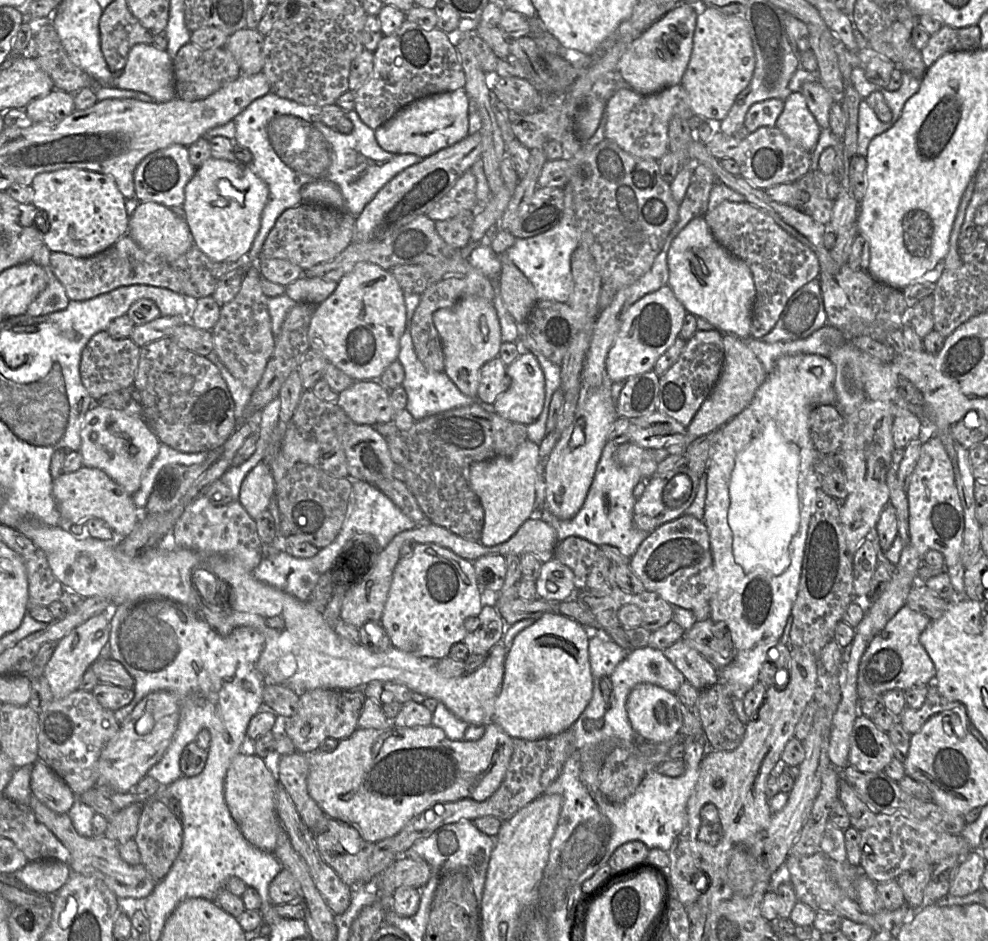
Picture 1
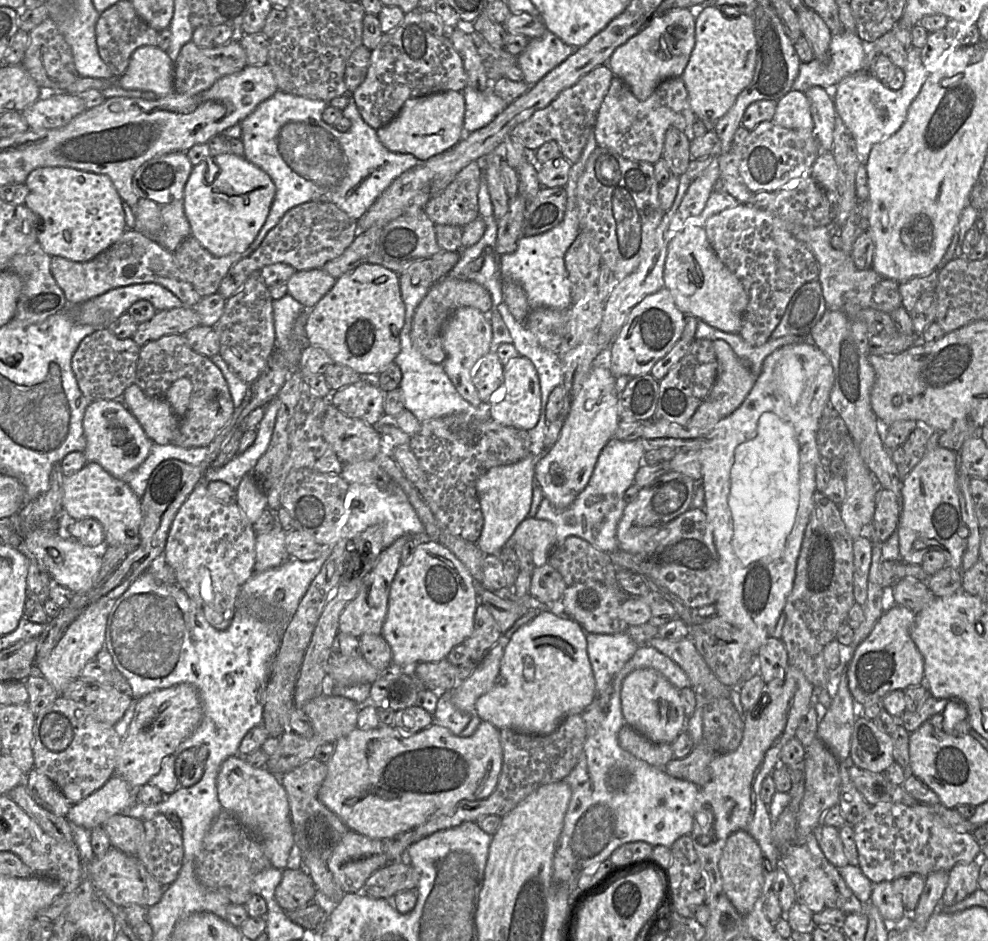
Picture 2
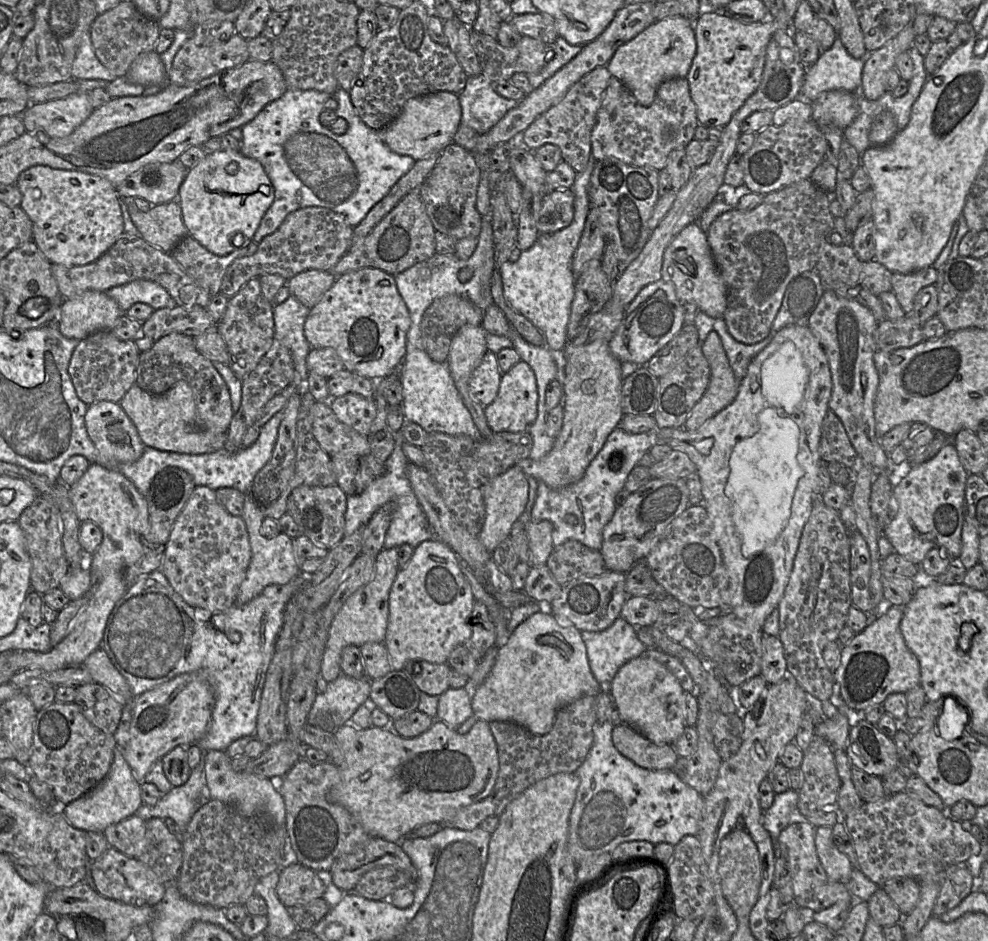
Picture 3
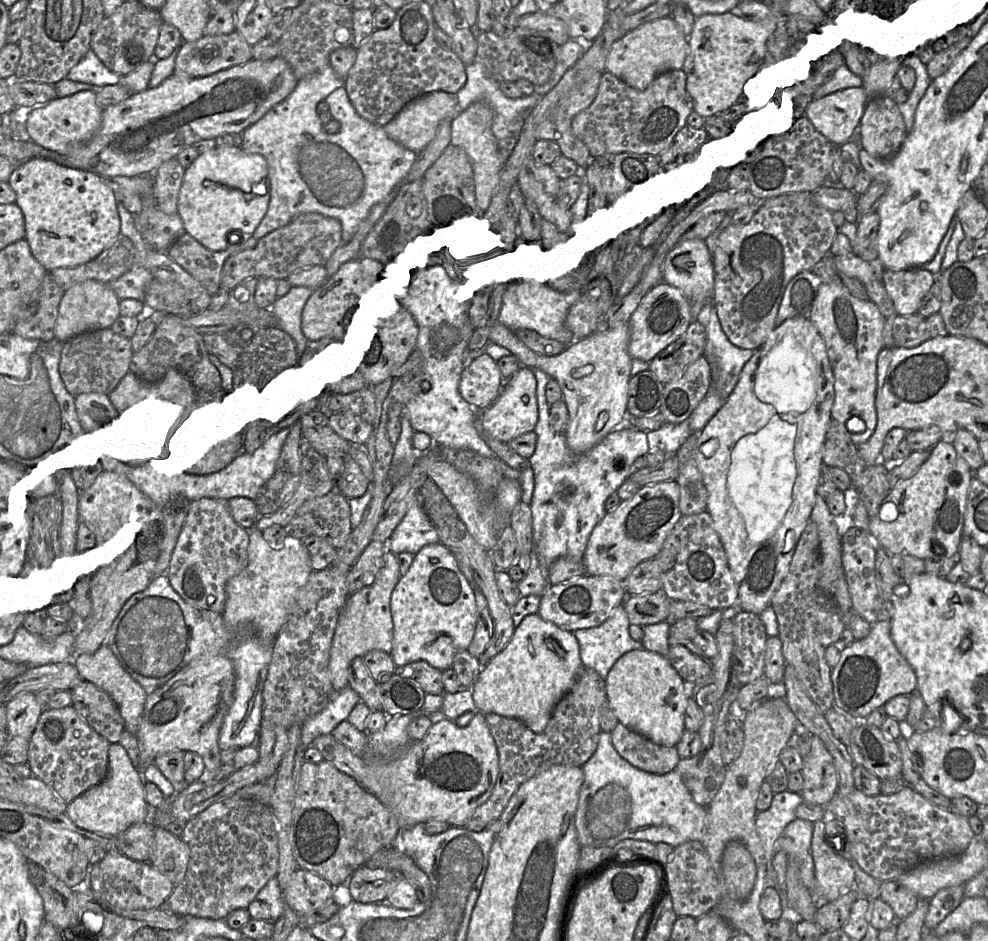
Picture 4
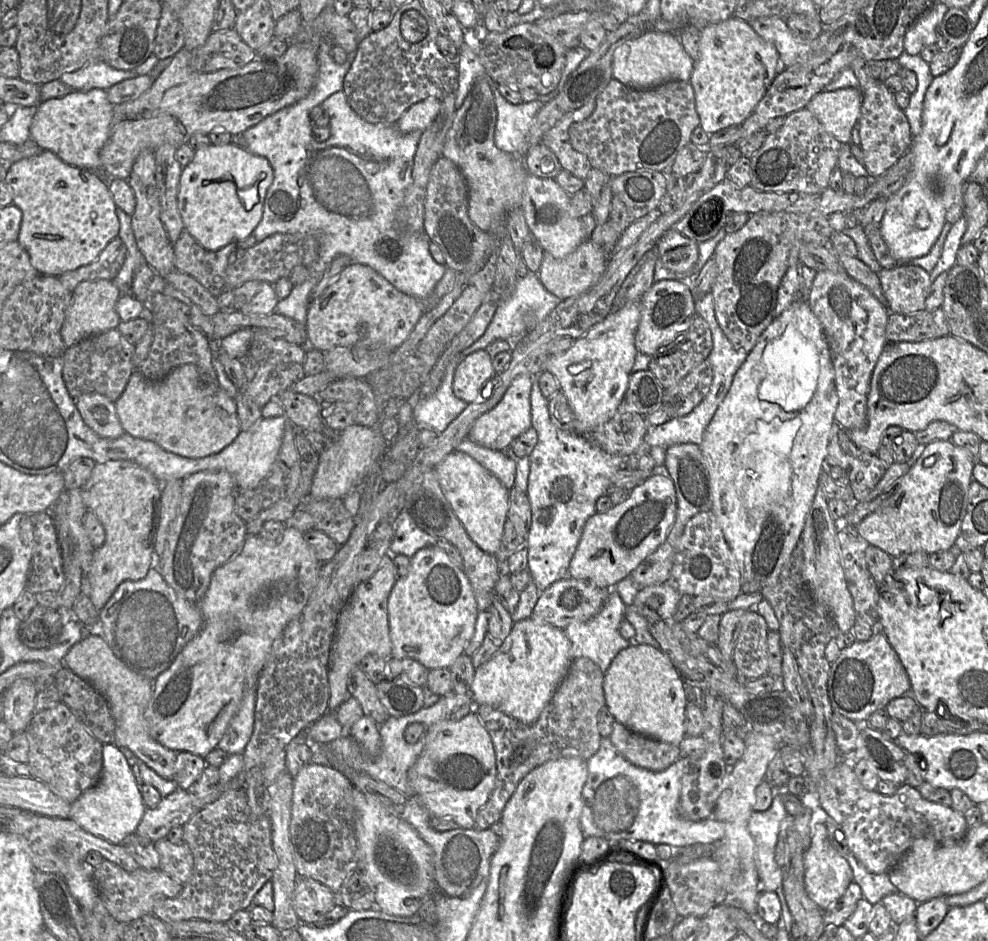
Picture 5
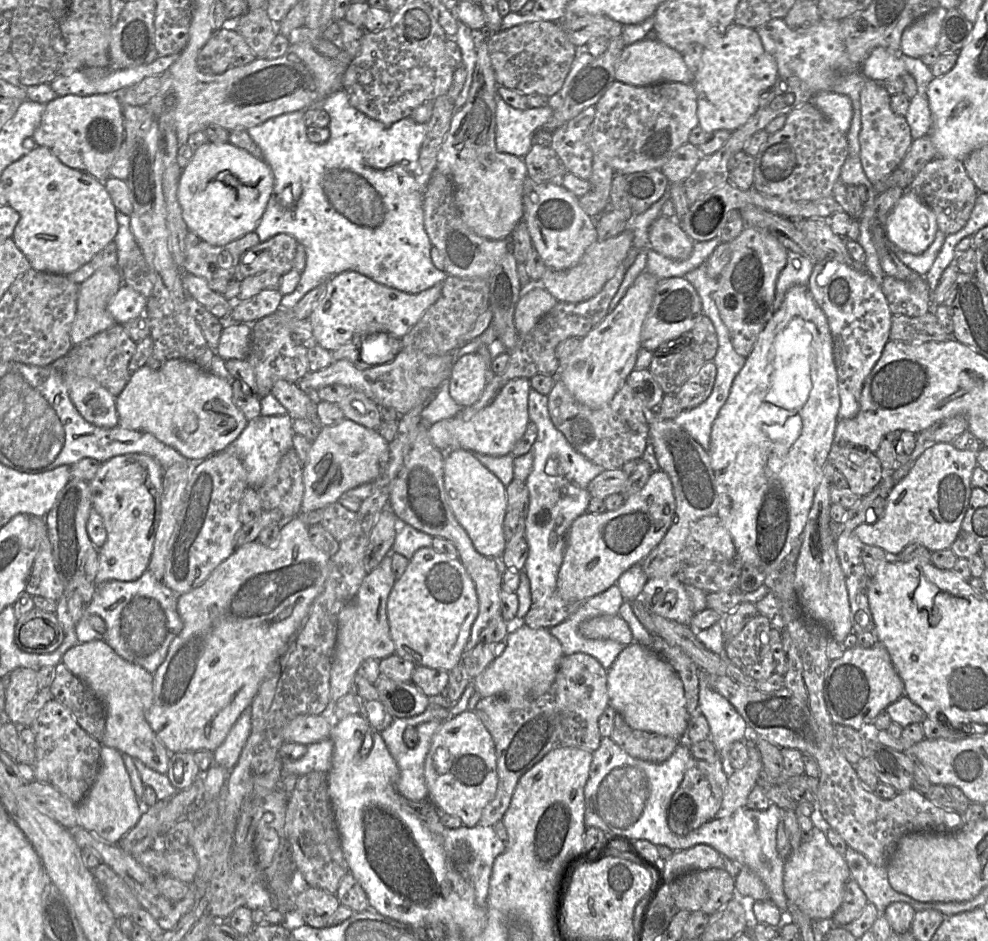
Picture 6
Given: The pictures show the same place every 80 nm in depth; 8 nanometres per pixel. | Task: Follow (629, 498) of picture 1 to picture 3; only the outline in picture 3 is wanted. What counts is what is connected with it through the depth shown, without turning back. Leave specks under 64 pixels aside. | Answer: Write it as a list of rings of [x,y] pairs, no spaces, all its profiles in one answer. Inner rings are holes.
[[[620,427],[615,428],[579,481],[560,489],[552,489],[544,482],[538,481],[536,499],[529,520],[533,522],[547,520],[552,523],[554,547],[568,540],[576,540],[590,549],[599,551],[602,546],[603,529],[612,519],[617,508],[615,497],[624,489],[631,470],[638,465],[641,457],[649,452],[651,447],[647,433],[631,434]],[[567,514],[575,515],[577,519],[575,524],[570,525],[565,522]]]

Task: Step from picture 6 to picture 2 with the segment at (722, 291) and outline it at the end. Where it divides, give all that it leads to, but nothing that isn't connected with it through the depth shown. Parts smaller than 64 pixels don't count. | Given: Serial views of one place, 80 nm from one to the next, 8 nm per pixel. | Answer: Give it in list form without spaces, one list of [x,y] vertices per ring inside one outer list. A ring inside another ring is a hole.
[[[810,173],[792,179],[776,190],[774,201],[767,207],[755,208],[748,204],[739,204],[706,220],[704,228],[711,247],[724,265],[741,281],[749,297],[739,332],[745,342],[759,346],[768,341],[796,290],[809,281],[819,279],[819,264],[815,255],[807,244],[791,234],[791,230],[796,226],[819,227],[829,224],[832,224],[830,194],[821,188]]]

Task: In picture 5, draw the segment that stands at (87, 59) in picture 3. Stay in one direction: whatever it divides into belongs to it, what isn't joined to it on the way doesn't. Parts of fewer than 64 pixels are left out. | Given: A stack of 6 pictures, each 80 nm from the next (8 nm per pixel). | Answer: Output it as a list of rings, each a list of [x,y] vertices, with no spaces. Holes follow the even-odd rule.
[[[99,59],[74,72],[63,74],[59,80],[75,91],[88,91],[94,88],[107,90],[123,80],[135,77],[135,69],[119,70]]]

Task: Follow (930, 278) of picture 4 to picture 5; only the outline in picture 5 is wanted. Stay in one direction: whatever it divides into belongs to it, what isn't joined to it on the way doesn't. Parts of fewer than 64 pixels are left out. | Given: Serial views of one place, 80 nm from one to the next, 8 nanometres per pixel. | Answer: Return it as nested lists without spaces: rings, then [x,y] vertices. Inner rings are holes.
[[[911,263],[898,264],[879,273],[882,291],[891,313],[913,314],[925,310],[932,281],[930,273]]]

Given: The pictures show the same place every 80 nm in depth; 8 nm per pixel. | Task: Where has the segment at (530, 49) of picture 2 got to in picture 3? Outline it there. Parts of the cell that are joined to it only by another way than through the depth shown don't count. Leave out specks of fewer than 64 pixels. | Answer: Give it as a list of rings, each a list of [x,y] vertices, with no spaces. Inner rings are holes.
[[[558,36],[554,43],[547,43],[554,51],[554,57],[550,59],[539,73],[526,74],[533,89],[541,86],[547,79],[551,78],[563,66],[569,63],[580,53],[583,46],[572,45],[563,37]]]

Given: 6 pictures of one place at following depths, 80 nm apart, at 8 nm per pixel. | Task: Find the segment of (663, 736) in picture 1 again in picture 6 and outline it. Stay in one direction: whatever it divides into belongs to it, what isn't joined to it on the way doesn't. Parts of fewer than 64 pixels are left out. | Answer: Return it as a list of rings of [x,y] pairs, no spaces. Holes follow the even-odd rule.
[[[637,642],[626,646],[607,673],[609,706],[635,730],[685,741],[689,716],[683,683],[672,666]]]

